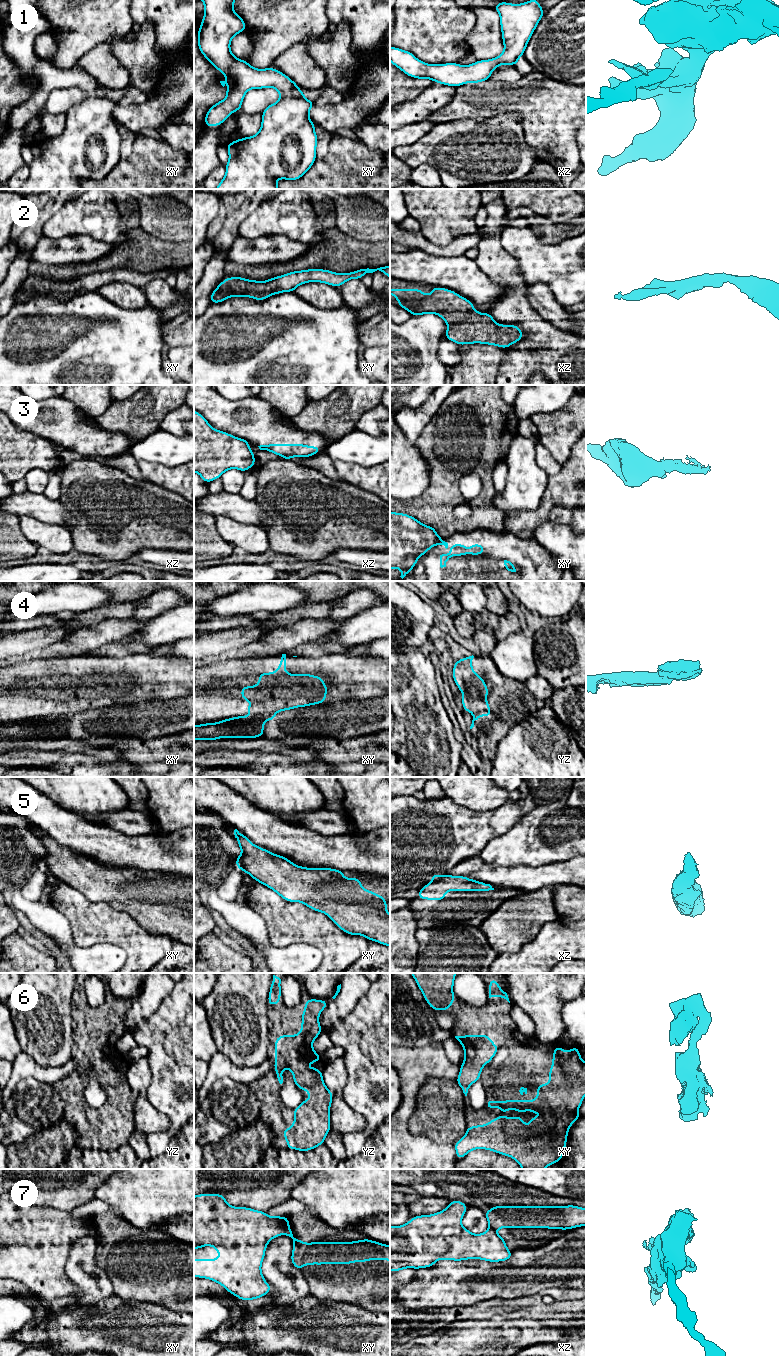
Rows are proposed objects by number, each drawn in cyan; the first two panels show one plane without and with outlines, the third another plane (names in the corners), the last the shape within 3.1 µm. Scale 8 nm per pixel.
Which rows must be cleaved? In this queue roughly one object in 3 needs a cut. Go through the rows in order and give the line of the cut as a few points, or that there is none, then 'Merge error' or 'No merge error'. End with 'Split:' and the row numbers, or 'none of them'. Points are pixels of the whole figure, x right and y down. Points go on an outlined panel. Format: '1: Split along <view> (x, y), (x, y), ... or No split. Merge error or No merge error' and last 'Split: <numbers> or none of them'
1: No split. No merge error
2: No split. No merge error
3: Split along xy (440, 538), (437, 543). Merge error
4: Split along yz (490, 711), (478, 711), (473, 715). Merge error
5: Split along xy (239, 856), (241, 868). Merge error
6: No split. No merge error
7: Split along xz (489, 1227), (494, 1230). Merge error
Split: 3, 4, 5, 7

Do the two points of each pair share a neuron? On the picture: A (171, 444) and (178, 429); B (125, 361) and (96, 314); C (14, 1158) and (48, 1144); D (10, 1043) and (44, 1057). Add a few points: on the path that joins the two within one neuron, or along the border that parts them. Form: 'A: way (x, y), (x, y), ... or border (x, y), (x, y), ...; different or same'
A: border (159, 429), (183, 435); different
B: way (119, 345), (119, 319), (112, 317); same
C: way (22, 1156), (40, 1152); same
D: border (14, 1024), (14, 1033), (22, 1050); different

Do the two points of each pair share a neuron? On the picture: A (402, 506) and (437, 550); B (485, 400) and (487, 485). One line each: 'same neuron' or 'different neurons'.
A: different neurons
B: same neuron

